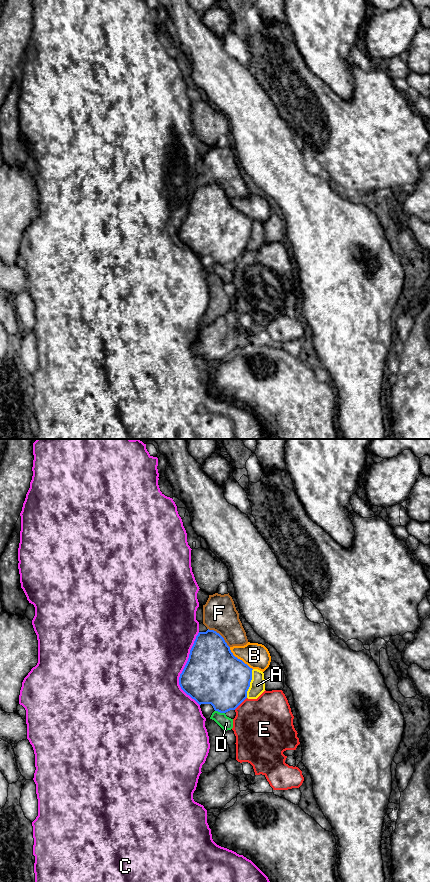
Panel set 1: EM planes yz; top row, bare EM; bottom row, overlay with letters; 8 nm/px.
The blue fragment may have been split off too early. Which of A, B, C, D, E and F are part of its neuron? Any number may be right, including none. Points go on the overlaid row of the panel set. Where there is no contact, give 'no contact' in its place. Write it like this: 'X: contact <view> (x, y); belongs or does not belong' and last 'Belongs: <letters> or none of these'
A: contact yz (249, 683); does not belong
B: contact yz (239, 659); does not belong
C: contact yz (183, 669); does not belong
D: contact yz (220, 712); does not belong
E: contact yz (240, 703); does not belong
F: contact yz (220, 635); does not belong
Belongs: none of these

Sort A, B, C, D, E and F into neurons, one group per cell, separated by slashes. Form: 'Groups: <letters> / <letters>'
Groups: A / B F / C / D / E

